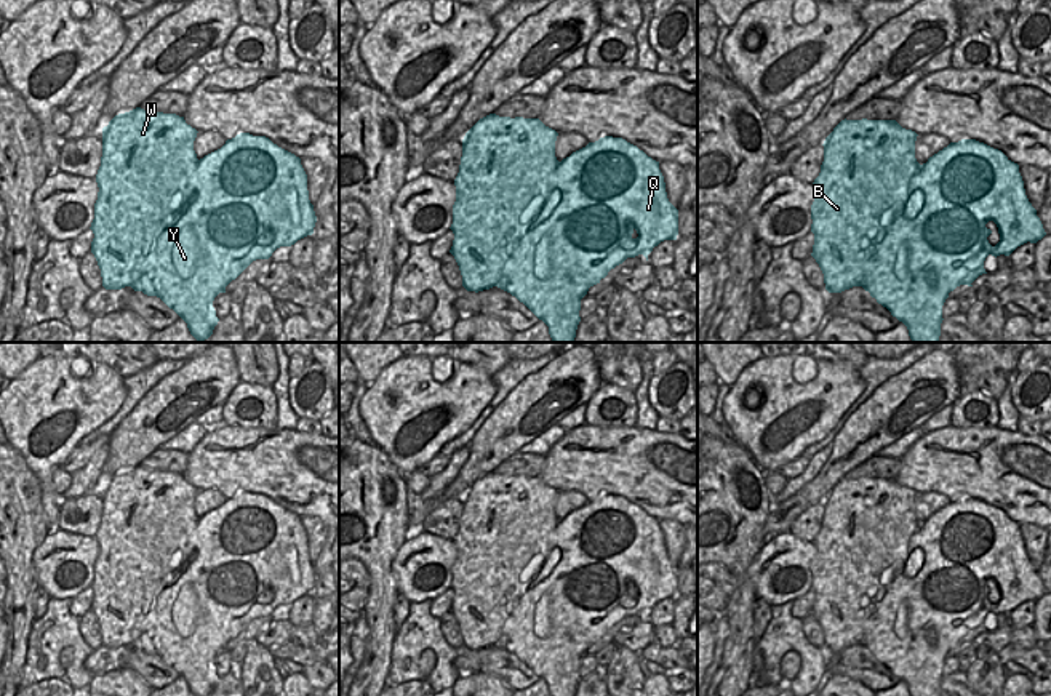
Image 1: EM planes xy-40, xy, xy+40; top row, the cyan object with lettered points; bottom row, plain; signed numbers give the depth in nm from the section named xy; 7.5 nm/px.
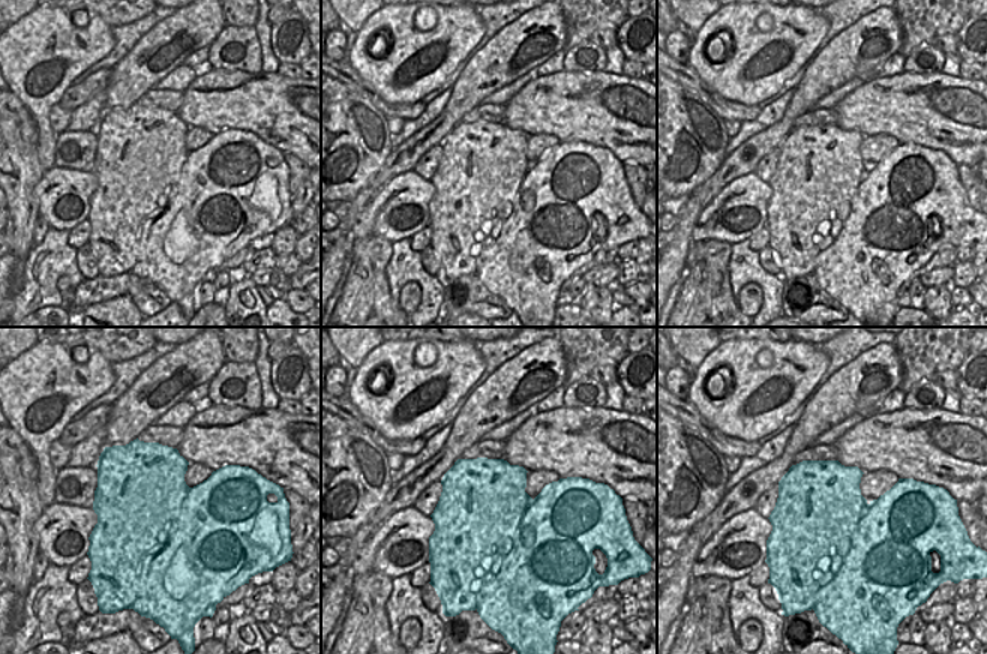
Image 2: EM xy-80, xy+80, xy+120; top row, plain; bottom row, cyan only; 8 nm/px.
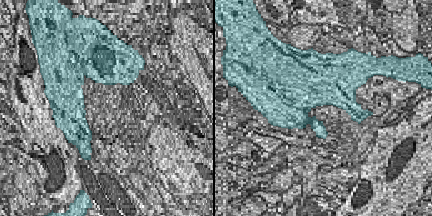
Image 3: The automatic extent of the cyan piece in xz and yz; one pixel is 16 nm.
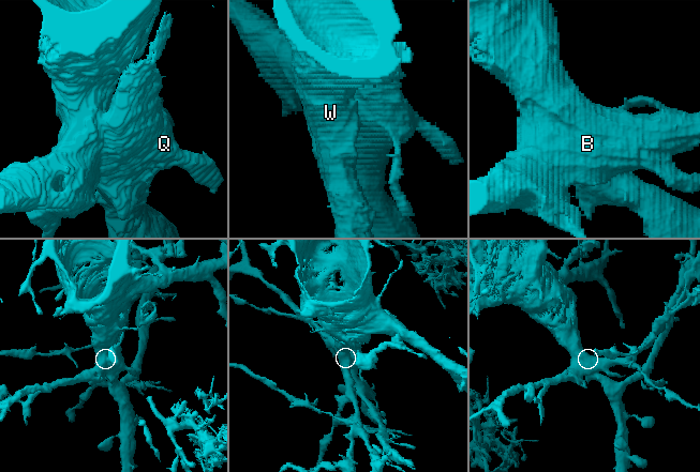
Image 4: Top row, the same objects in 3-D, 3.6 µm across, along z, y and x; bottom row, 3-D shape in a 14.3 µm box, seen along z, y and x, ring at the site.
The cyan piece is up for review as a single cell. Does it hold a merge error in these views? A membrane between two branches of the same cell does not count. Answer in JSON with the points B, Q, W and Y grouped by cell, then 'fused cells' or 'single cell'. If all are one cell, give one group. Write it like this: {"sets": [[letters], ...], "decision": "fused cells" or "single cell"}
{"sets": [["B", "W"], ["Q", "Y"]], "decision": "fused cells"}

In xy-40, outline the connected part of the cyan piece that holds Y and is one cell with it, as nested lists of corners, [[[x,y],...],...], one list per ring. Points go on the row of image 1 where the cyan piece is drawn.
[[[240,133],[200,158],[186,186],[166,206],[152,264],[133,286],[160,298],[186,323],[197,342],[213,334],[219,318],[213,301],[253,261],[269,259],[280,246],[312,235],[317,222],[301,158],[266,136]]]

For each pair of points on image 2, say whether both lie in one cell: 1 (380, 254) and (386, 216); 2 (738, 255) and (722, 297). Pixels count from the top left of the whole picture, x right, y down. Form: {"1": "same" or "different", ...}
{"1": "different", "2": "different"}

